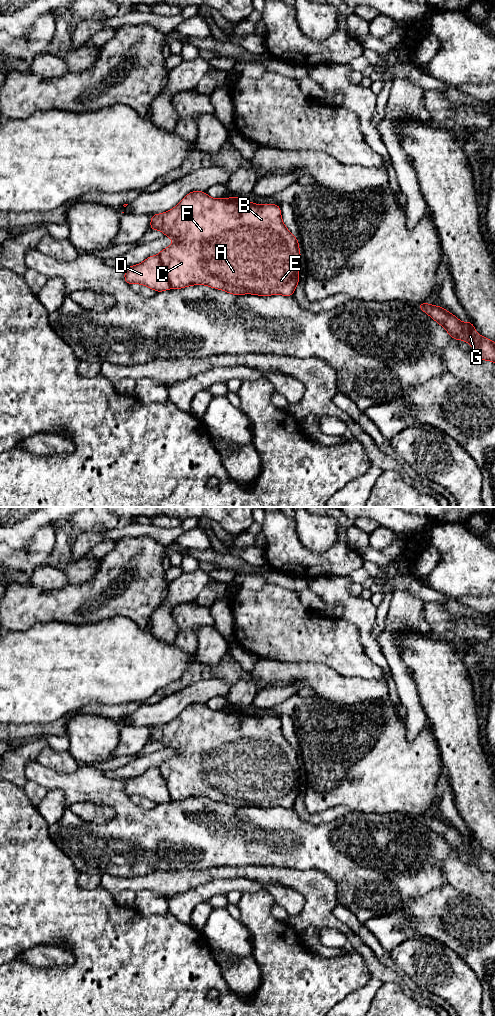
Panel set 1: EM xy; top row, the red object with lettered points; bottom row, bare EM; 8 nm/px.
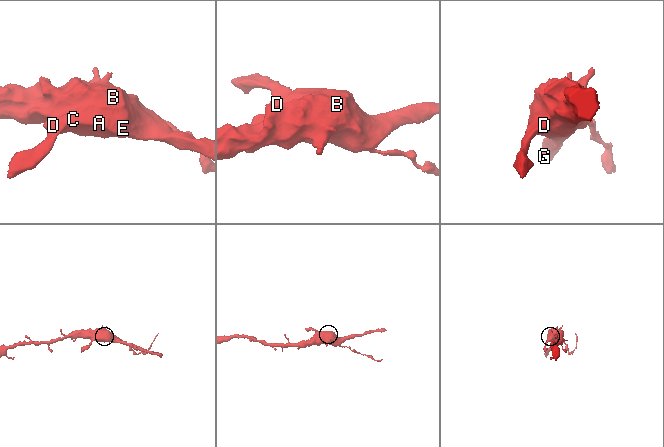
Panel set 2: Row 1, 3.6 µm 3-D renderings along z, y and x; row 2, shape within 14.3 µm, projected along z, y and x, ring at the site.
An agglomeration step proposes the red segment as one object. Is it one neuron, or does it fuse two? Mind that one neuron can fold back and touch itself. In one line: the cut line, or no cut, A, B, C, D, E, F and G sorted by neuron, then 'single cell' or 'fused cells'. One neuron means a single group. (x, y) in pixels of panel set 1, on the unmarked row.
cut xy (156, 768), (171, 799); groups A B C E F G / D; fused cells

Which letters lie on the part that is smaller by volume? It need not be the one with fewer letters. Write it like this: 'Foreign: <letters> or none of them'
Foreign: D

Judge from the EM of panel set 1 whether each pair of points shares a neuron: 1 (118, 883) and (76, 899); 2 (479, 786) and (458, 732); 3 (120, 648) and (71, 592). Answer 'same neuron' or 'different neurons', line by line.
1: different neurons
2: same neuron
3: different neurons

